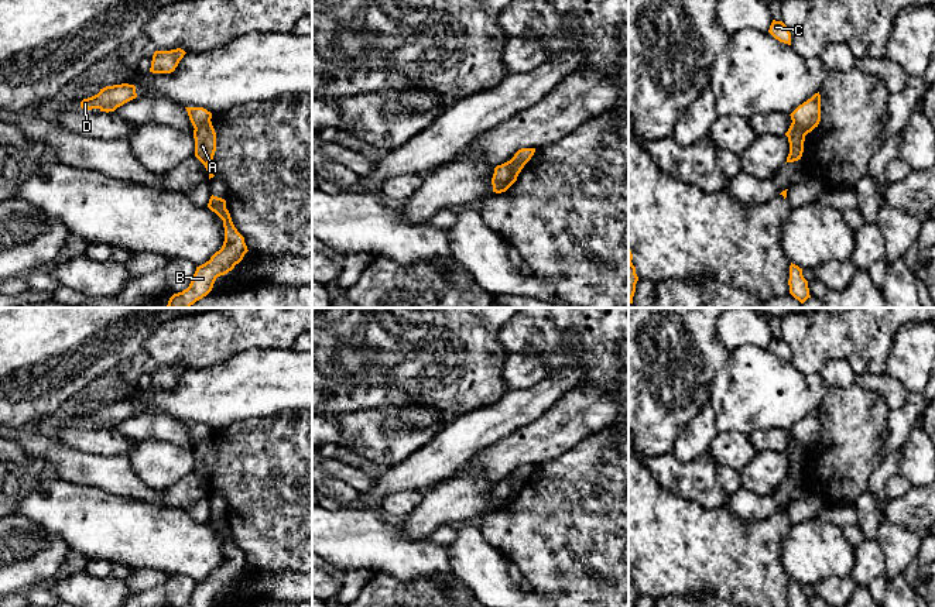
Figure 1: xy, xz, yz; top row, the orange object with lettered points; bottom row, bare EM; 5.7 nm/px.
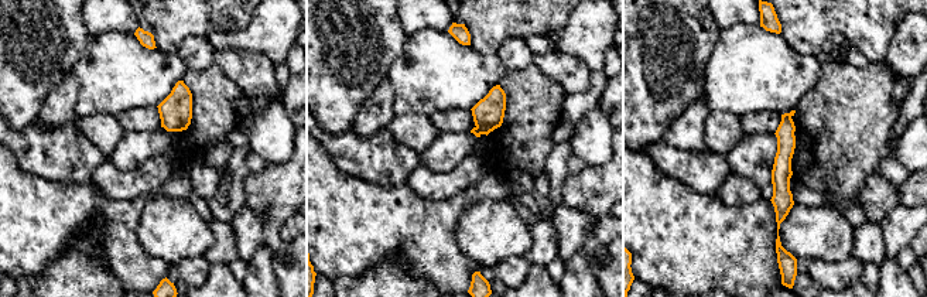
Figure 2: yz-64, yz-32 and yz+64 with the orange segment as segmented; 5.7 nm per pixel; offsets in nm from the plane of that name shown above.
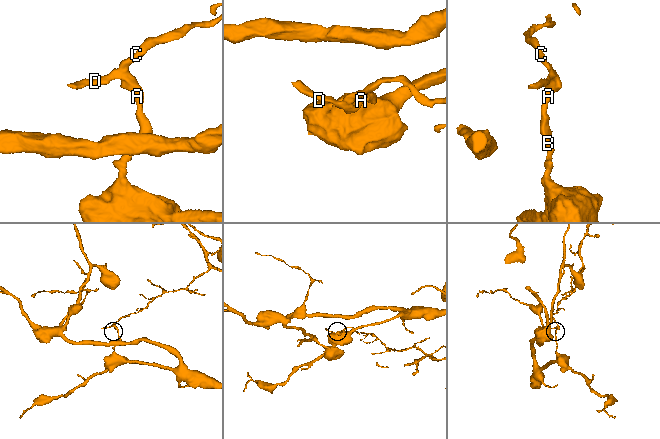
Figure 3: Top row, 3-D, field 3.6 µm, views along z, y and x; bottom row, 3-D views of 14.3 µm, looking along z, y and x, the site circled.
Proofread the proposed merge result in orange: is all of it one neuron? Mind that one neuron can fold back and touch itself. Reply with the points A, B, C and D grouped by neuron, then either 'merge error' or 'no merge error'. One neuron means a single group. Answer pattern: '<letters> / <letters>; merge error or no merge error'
A B / C D; merge error

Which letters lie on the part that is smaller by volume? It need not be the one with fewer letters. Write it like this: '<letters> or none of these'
C, D

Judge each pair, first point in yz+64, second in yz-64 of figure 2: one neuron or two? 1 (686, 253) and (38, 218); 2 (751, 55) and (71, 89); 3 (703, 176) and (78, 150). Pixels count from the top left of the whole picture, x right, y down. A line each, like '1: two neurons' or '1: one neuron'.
1: one neuron
2: two neurons
3: one neuron

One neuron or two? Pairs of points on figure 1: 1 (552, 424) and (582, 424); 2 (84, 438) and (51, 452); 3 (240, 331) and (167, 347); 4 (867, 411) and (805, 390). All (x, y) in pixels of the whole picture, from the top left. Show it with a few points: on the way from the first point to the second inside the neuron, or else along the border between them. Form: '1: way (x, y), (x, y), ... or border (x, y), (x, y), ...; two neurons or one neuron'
1: way (560, 424), (575, 424); one neuron
2: border (64, 443), (82, 452), (98, 455); two neurons
3: way (222, 332), (202, 340), (185, 340); one neuron
4: border (829, 387), (818, 407); two neurons

